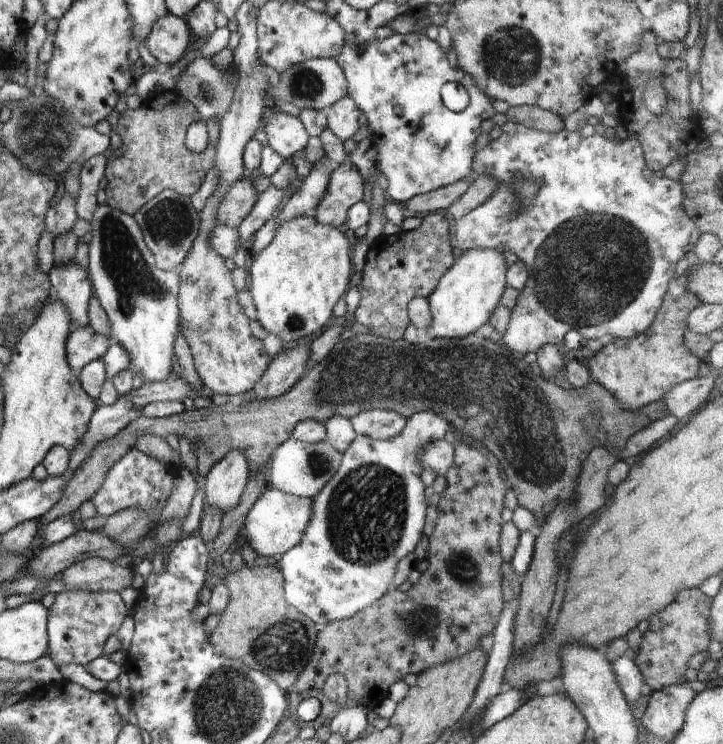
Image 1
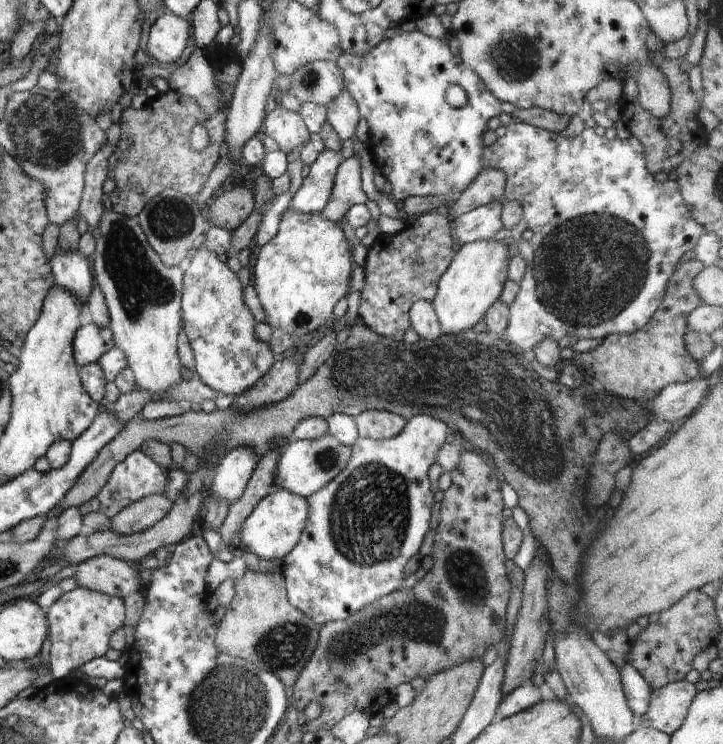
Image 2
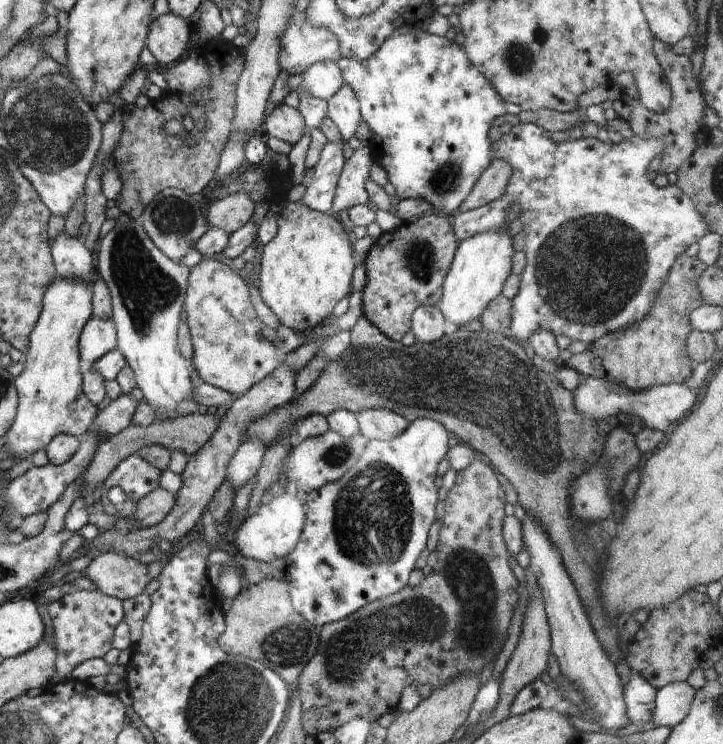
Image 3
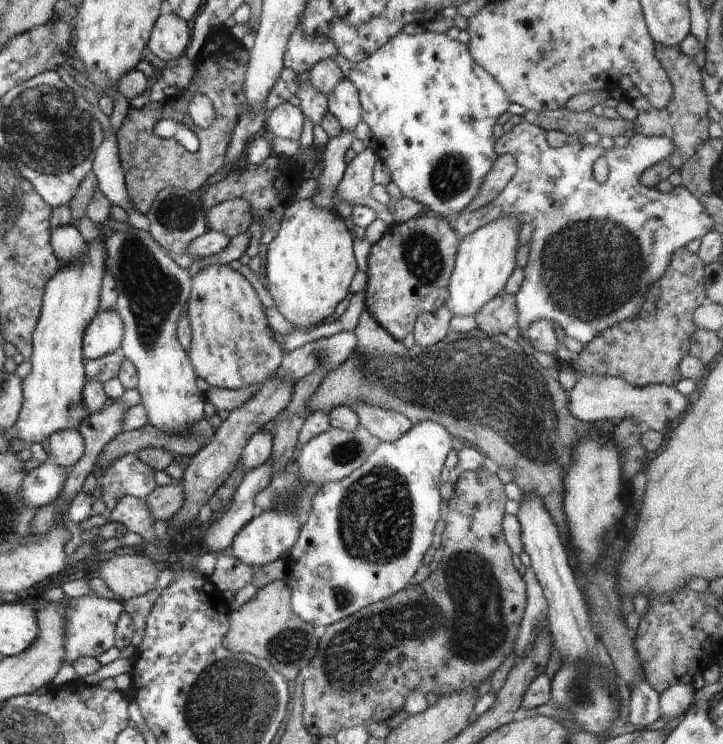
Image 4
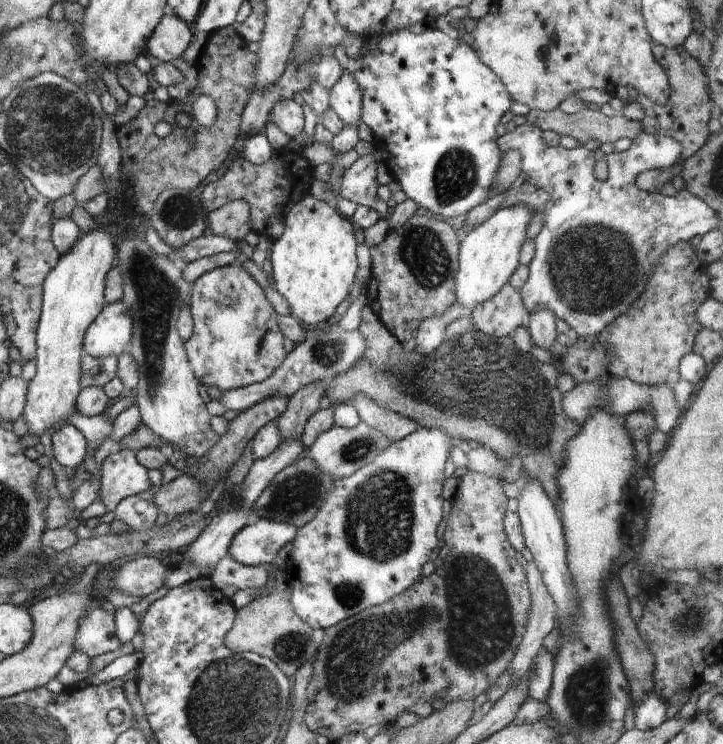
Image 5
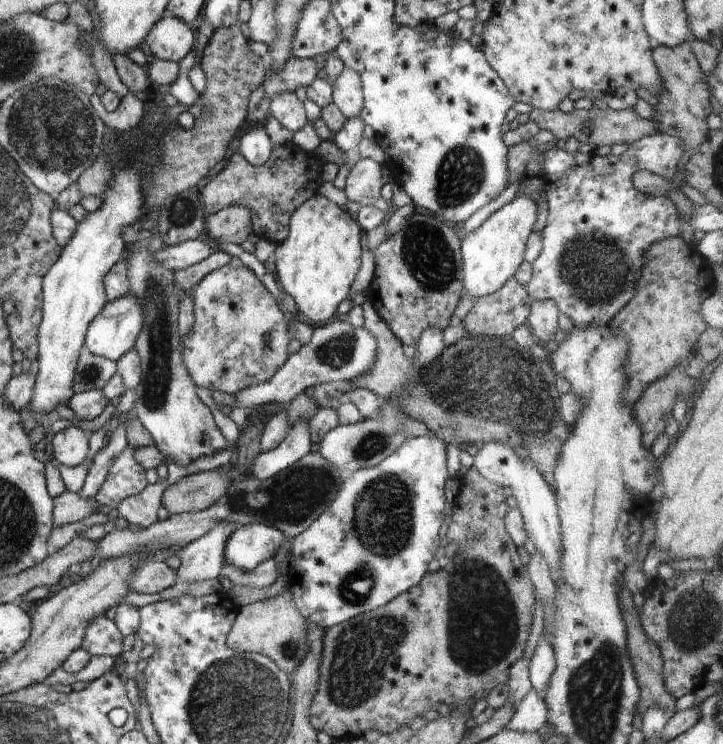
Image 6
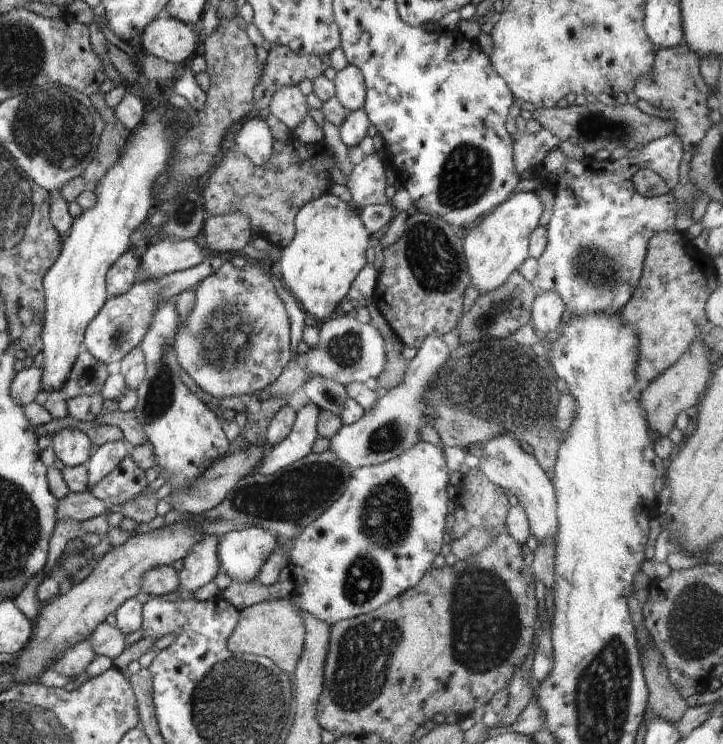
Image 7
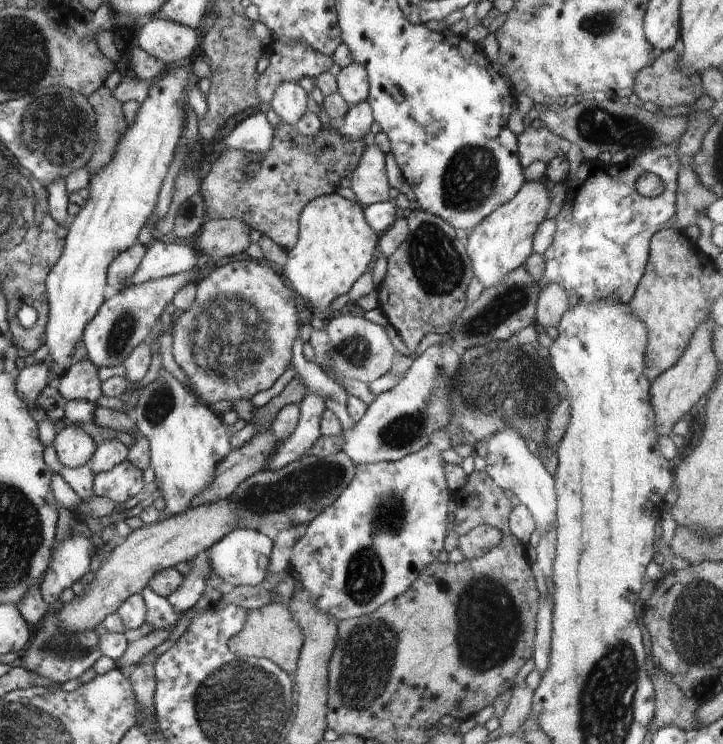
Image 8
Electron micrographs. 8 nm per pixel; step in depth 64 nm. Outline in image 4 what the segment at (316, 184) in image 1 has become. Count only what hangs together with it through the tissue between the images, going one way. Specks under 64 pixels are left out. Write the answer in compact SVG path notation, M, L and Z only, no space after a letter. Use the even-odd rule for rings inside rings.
M343 131L340 136L331 138L326 144L320 156L322 171L316 179L318 189L310 198L316 206L326 208L326 210L334 209L334 192L344 175L347 166L344 158L353 140L355 138L352 133Z

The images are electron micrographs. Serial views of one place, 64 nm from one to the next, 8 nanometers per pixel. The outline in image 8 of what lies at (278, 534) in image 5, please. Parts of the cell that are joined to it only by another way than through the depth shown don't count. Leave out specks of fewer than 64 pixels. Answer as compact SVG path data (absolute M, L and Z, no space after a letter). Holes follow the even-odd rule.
M237 529L220 538L207 550L212 573L220 576L228 587L249 585L259 586L267 577L269 559L272 557L274 542L266 534L254 529Z

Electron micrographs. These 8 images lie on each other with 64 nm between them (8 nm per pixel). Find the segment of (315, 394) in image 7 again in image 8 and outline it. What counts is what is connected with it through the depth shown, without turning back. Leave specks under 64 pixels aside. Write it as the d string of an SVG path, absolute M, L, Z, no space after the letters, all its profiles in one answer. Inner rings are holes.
M298 312L298 334L296 340L292 345L292 359L291 367L295 371L297 377L304 382L304 386L308 388L308 394L316 392L318 398L322 396L324 398L324 406L330 412L334 412L344 431L352 430L356 426L355 422L352 422L350 414L347 410L348 394L344 391L344 388L329 378L318 366L317 362L308 362L303 356L303 344L301 336L302 321Z

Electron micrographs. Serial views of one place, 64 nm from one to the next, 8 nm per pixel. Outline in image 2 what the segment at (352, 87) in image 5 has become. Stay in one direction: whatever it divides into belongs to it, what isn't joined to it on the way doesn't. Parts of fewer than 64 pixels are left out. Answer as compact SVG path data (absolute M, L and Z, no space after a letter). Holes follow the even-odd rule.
M344 89L326 106L327 121L339 134L342 141L355 135L361 116L356 100L349 90Z

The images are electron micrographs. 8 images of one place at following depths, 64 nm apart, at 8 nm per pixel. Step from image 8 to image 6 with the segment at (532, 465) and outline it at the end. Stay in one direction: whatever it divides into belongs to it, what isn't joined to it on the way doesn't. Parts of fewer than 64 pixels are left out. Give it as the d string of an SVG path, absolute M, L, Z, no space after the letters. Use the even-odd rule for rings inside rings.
M492 441L485 445L479 444L472 468L476 468L489 482L512 488L513 497L517 499L517 508L520 510L522 522L524 522L526 536L534 544L536 553L548 562L548 568L552 570L550 578L554 584L558 584L560 582L560 556L562 556L560 520L555 494L552 494L552 490L542 478L542 474L536 470L536 466L528 458L522 460L508 444Z

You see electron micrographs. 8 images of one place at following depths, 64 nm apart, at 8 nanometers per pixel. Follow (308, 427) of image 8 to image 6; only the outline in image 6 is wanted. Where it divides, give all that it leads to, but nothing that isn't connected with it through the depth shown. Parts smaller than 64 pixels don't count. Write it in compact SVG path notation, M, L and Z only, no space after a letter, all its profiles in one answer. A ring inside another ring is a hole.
M298 420L294 426L290 427L286 438L276 449L261 452L256 456L249 473L252 478L268 480L268 478L276 476L278 472L289 468L313 449L308 422Z

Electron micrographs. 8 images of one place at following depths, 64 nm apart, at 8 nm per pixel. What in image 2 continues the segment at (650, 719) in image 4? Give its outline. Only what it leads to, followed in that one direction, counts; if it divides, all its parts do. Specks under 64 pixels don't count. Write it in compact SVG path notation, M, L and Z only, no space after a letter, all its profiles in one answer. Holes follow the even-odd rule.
M626 663L621 674L625 697L634 716L642 716L648 708L652 690L643 676L630 664Z

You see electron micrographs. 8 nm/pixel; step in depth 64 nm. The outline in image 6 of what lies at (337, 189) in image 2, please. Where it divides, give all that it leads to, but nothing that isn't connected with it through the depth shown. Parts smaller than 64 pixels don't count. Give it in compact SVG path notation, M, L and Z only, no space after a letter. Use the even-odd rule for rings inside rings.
M362 158L351 166L343 188L348 201L360 206L374 206L382 212L391 212L392 203L384 200L381 194L382 170L383 165L372 158Z

